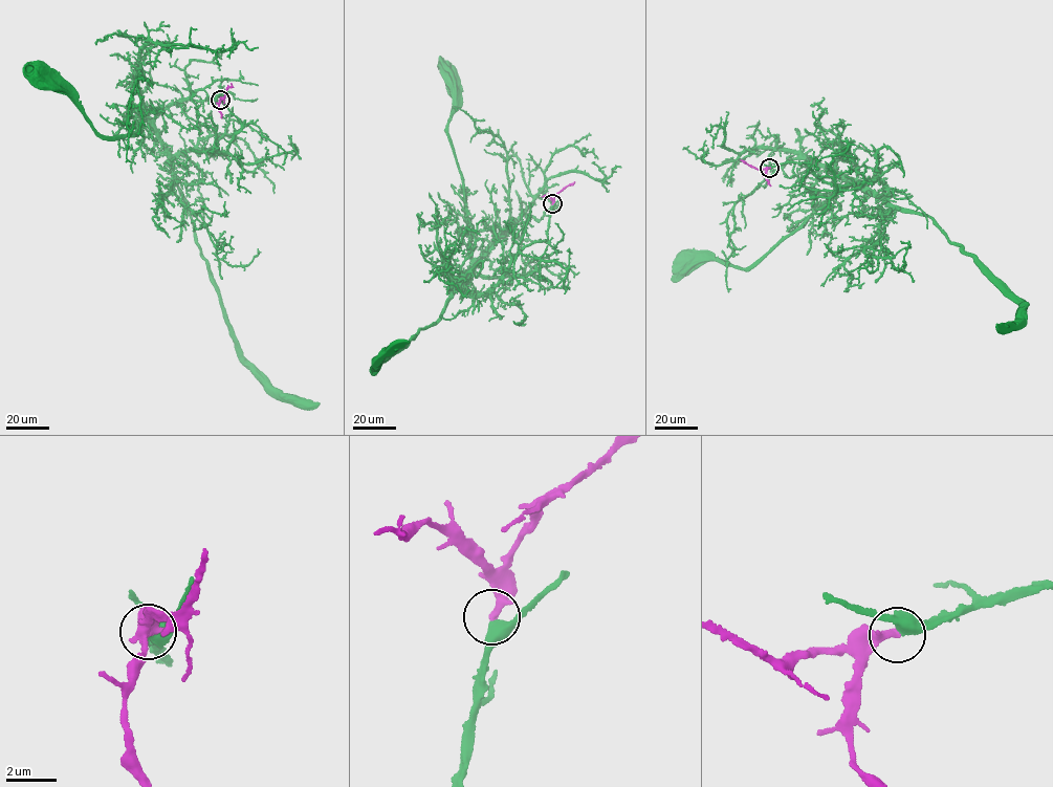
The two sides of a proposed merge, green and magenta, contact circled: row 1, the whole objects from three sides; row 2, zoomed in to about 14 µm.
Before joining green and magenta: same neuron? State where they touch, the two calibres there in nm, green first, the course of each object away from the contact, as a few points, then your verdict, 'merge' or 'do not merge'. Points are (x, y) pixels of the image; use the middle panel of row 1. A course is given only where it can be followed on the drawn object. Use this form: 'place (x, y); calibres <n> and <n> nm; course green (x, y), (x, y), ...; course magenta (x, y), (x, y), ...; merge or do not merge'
place (552, 203); calibres 460 and 360 nm; course green (552, 203), (545, 240), (510, 259), (487, 290), (454, 293), (440, 320), (374, 368), (391, 349); course magenta (552, 203), (560, 192), (574, 181); merge

